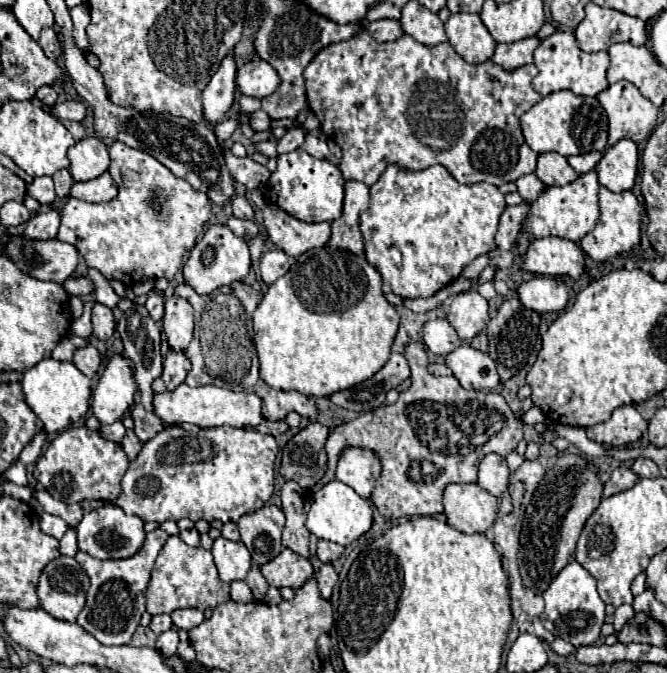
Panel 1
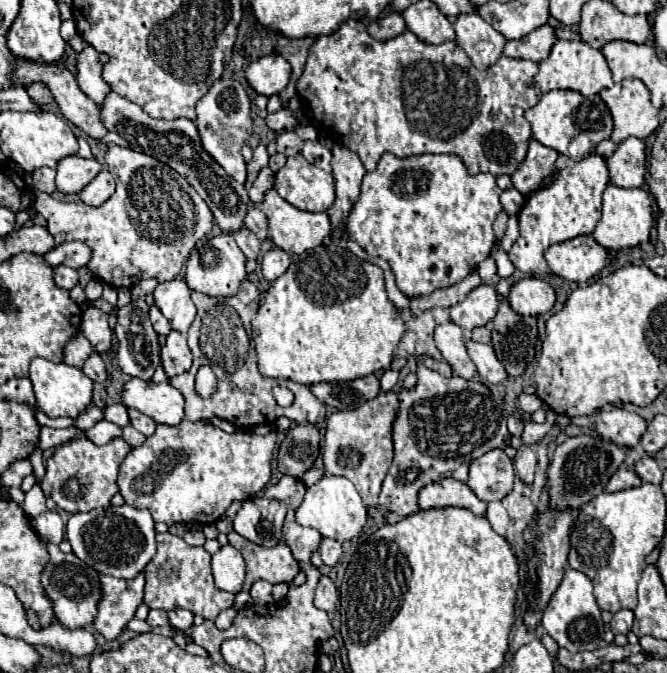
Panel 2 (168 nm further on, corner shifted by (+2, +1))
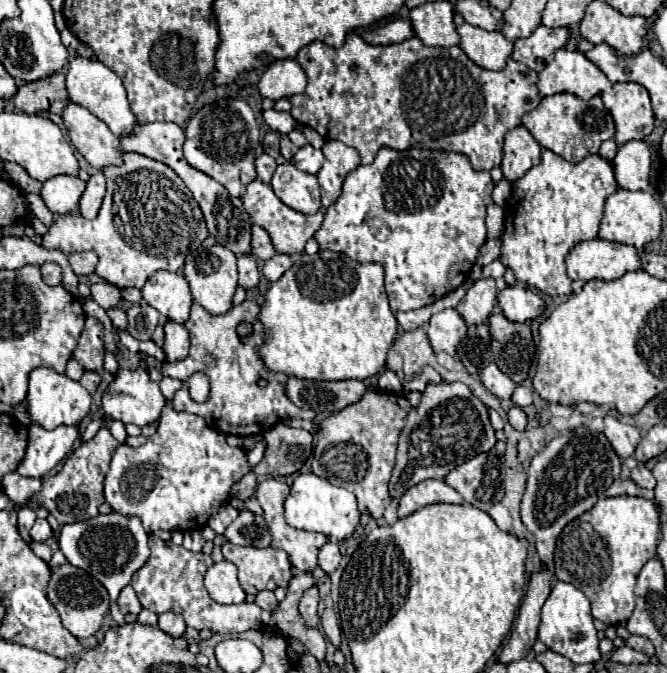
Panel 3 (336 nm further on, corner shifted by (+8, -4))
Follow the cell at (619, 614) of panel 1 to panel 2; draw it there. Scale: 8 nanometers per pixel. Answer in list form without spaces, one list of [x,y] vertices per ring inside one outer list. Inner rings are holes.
[[[621,610],[611,620],[613,634],[627,634],[631,630],[631,626],[633,626],[633,612],[631,610]]]

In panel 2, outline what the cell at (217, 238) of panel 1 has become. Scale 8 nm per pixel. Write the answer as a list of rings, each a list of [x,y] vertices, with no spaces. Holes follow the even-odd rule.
[[[219,234],[211,240],[207,240],[201,248],[195,248],[187,260],[185,268],[185,280],[191,290],[203,292],[207,296],[221,296],[229,298],[235,296],[241,282],[247,278],[245,272],[245,256],[239,250],[233,234]]]

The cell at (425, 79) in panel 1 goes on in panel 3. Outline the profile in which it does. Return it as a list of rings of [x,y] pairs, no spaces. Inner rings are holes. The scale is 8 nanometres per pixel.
[[[349,33],[345,45],[335,49],[313,41],[297,53],[297,63],[307,75],[303,93],[289,97],[291,115],[301,125],[315,129],[323,139],[337,139],[357,149],[361,163],[369,165],[381,147],[407,151],[411,147],[463,153],[475,171],[491,171],[503,161],[503,141],[507,131],[521,125],[521,117],[541,101],[537,73],[513,59],[501,71],[477,67],[459,47],[427,47],[417,37],[395,45],[367,45],[357,33]]]

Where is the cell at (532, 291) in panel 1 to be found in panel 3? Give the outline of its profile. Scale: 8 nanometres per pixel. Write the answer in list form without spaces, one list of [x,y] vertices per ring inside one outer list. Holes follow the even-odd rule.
[[[527,285],[505,287],[497,295],[497,301],[499,301],[499,307],[505,313],[505,317],[509,321],[517,321],[517,323],[533,321],[535,317],[543,315],[543,311],[545,311],[545,301],[541,299],[541,295],[535,293]]]

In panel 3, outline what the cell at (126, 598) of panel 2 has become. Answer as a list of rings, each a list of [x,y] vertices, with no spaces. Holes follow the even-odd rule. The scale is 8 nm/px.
[[[127,585],[127,587],[119,593],[117,607],[119,607],[119,611],[121,611],[123,615],[129,615],[129,613],[141,613],[141,609],[143,609],[131,585]]]

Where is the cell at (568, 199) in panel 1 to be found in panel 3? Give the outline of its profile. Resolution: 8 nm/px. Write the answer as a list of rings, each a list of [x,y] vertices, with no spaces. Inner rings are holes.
[[[541,151],[541,163],[531,167],[513,187],[505,207],[505,231],[501,237],[501,263],[515,273],[515,279],[535,287],[547,295],[569,295],[571,281],[565,273],[565,255],[569,249],[585,239],[595,239],[603,217],[605,199],[617,191],[617,181],[609,161],[599,155],[589,155],[581,163],[567,163],[553,151]]]

